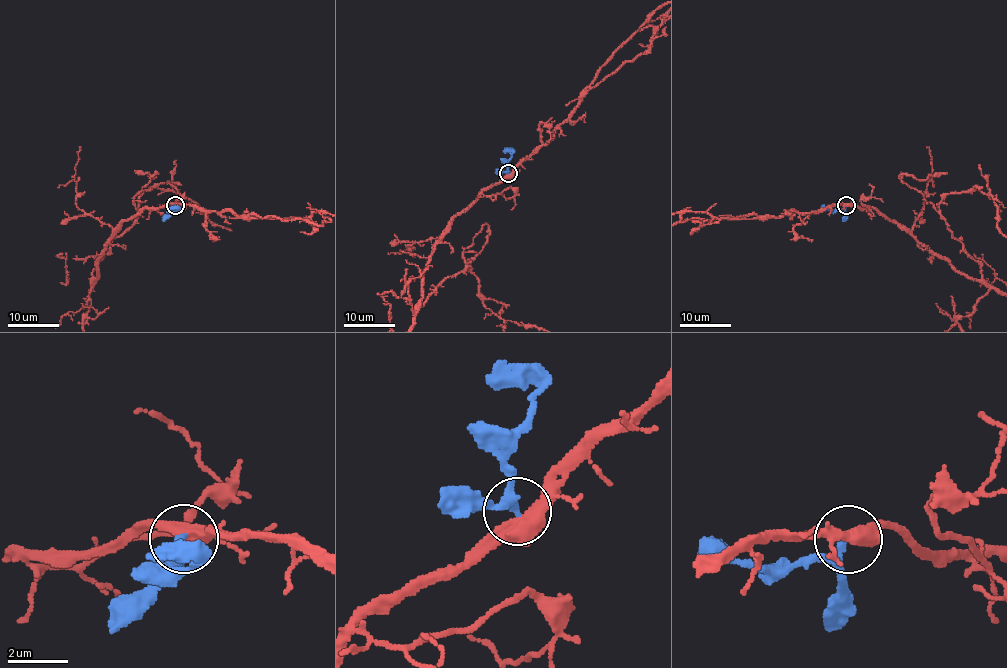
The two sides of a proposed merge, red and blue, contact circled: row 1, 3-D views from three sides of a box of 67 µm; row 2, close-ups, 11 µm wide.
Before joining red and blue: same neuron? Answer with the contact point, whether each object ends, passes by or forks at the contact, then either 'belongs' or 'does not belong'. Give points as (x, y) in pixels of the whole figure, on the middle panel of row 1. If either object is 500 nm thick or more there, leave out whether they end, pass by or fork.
at (508, 173); does not belong

